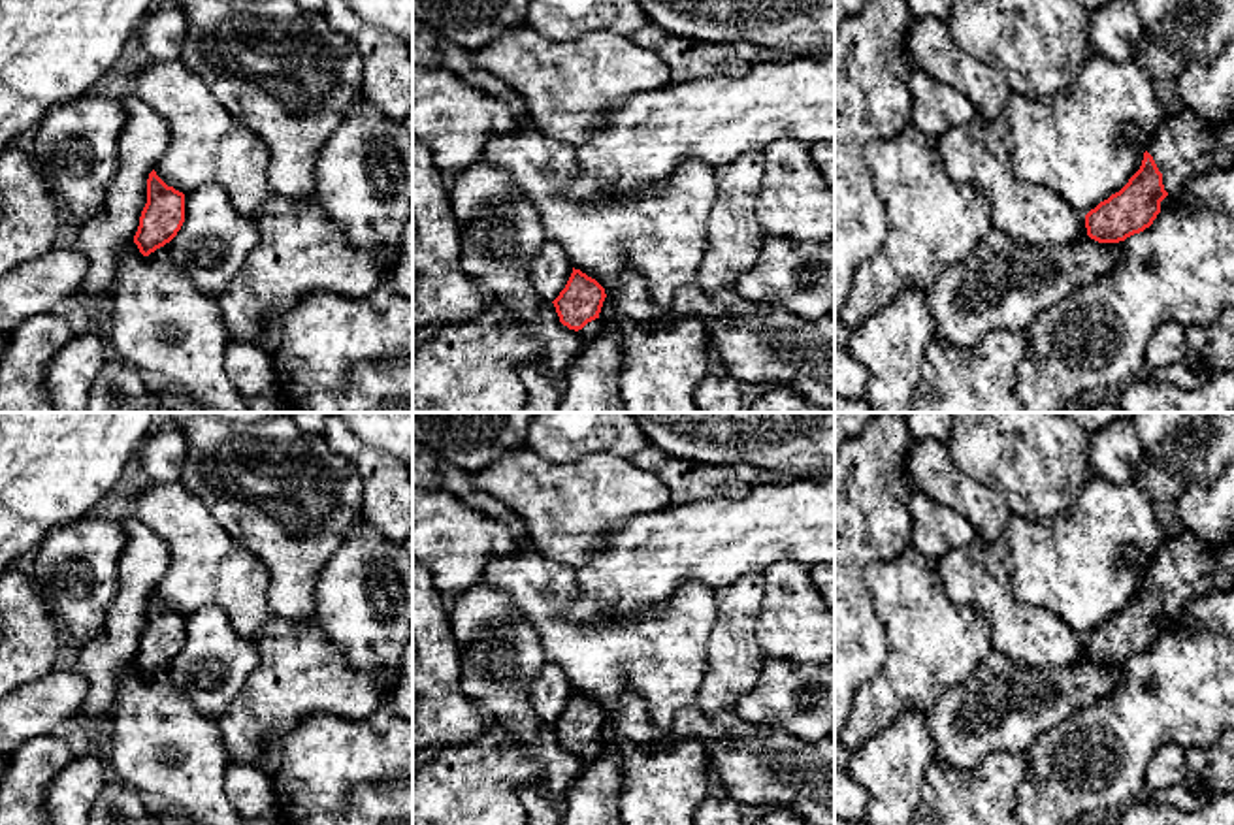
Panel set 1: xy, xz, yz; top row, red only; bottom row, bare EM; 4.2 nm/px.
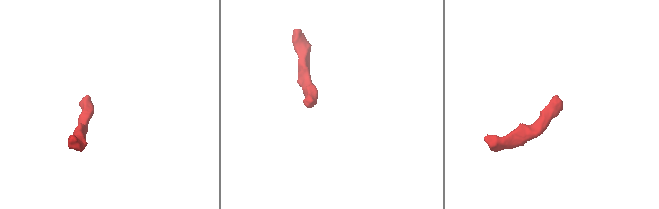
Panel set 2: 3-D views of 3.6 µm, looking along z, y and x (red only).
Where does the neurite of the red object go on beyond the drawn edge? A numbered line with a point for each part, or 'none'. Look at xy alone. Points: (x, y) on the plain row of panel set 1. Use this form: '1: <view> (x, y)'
none

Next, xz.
1: xz (590, 752)

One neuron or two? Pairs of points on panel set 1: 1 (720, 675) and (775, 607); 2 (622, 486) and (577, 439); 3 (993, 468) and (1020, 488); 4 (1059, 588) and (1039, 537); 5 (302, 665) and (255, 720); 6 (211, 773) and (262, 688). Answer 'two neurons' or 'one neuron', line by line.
1: two neurons
2: two neurons
3: one neuron
4: one neuron
5: one neuron
6: two neurons

